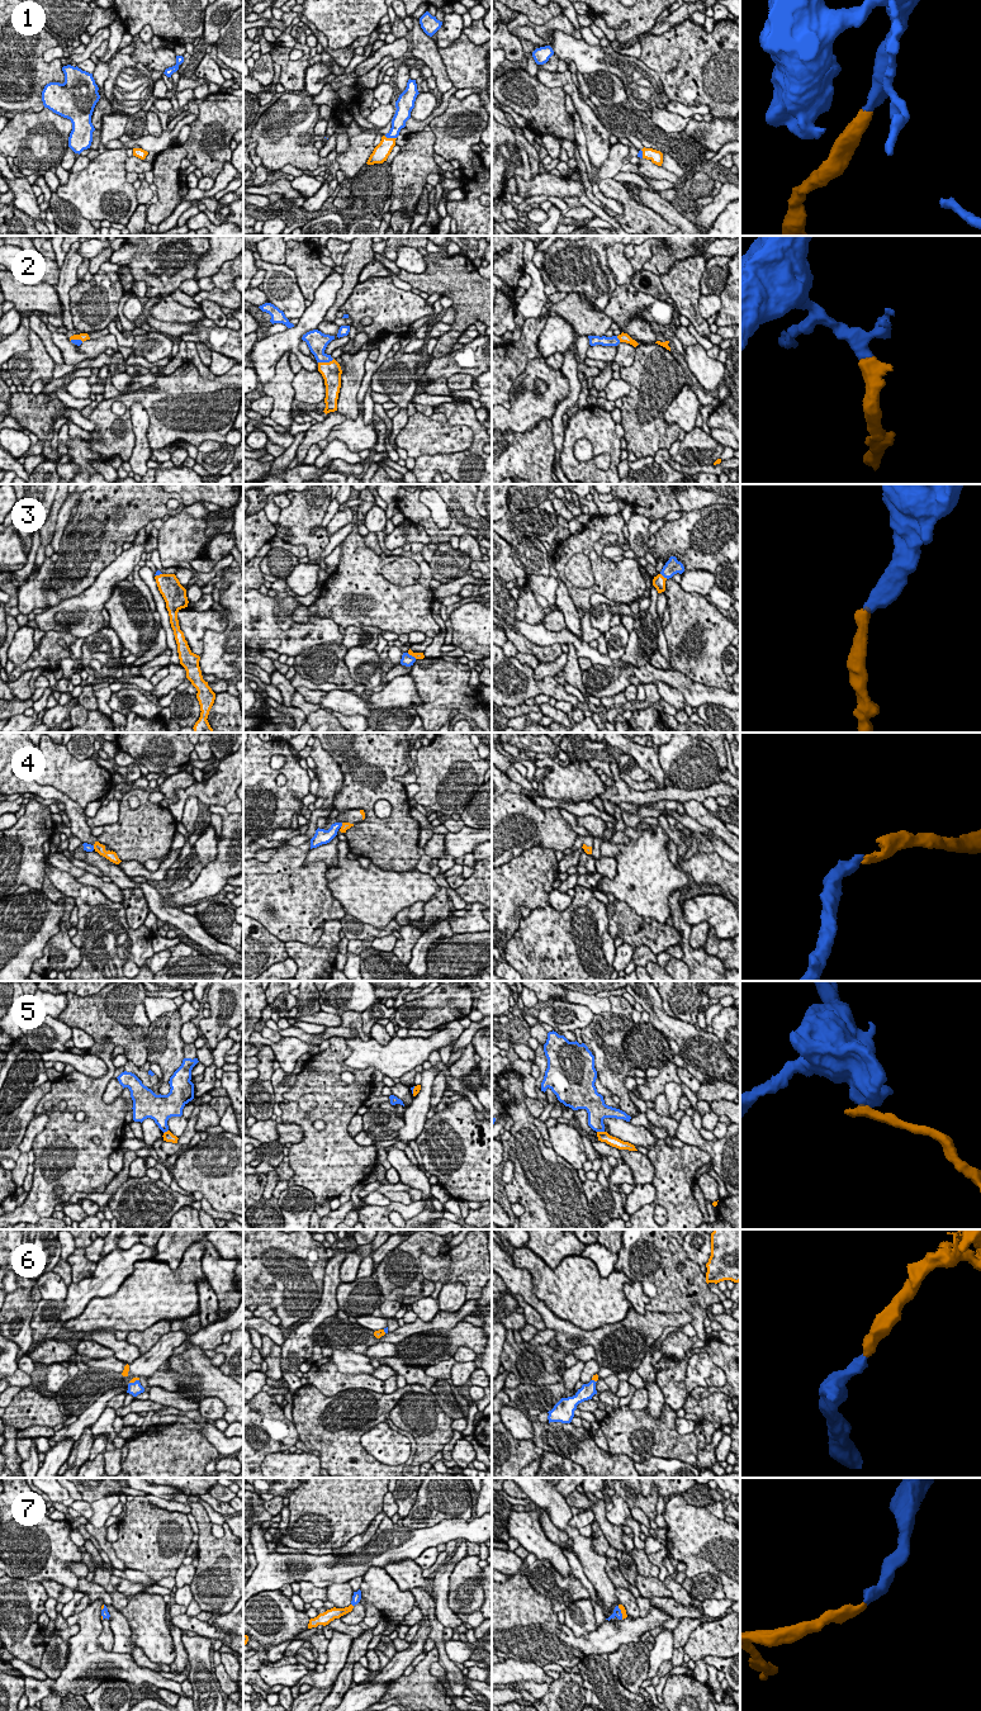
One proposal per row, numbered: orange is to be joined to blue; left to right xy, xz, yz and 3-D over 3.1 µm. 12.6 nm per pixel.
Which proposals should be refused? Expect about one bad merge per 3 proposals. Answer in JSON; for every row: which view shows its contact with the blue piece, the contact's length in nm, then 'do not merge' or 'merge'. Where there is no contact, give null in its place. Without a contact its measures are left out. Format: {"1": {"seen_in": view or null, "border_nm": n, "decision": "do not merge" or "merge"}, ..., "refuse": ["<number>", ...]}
{"1": {"seen_in": "xz", "border_nm": 160, "decision": "merge"}, "2": {"seen_in": "xz", "border_nm": 220, "decision": "merge"}, "3": {"seen_in": "yz", "border_nm": 120, "decision": "merge"}, "4": {"seen_in": "xz", "border_nm": 70, "decision": "do not merge"}, "5": {"seen_in": "yz", "border_nm": 100, "decision": "do not merge"}, "6": {"seen_in": "xy", "border_nm": 140, "decision": "merge"}, "7": {"seen_in": "yz", "border_nm": 190, "decision": "merge"}, "refuse": ["4", "5"]}

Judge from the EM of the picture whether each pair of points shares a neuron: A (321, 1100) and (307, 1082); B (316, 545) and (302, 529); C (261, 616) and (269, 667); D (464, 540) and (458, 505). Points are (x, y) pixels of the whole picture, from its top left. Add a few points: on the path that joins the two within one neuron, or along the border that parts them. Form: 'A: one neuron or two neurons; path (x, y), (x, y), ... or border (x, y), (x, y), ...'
A: one neuron; path (321, 1096), (311, 1086)
B: one neuron; path (312, 541), (303, 532)
C: two neurons; border (256, 650), (259, 652)
D: two neurons; border (459, 536), (472, 535), (478, 543)

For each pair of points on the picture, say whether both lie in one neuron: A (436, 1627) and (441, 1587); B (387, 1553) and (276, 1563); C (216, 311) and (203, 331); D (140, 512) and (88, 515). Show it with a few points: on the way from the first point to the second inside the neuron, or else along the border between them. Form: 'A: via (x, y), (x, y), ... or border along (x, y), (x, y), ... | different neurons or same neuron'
A: border along (434, 1601), (435, 1619), (444, 1627) | different neurons
B: via (359, 1562), (346, 1568), (313, 1568), (304, 1563) | same neuron
C: border along (205, 317), (219, 326), (226, 326) | different neurons
D: via (127, 512), (100, 515) | same neuron

